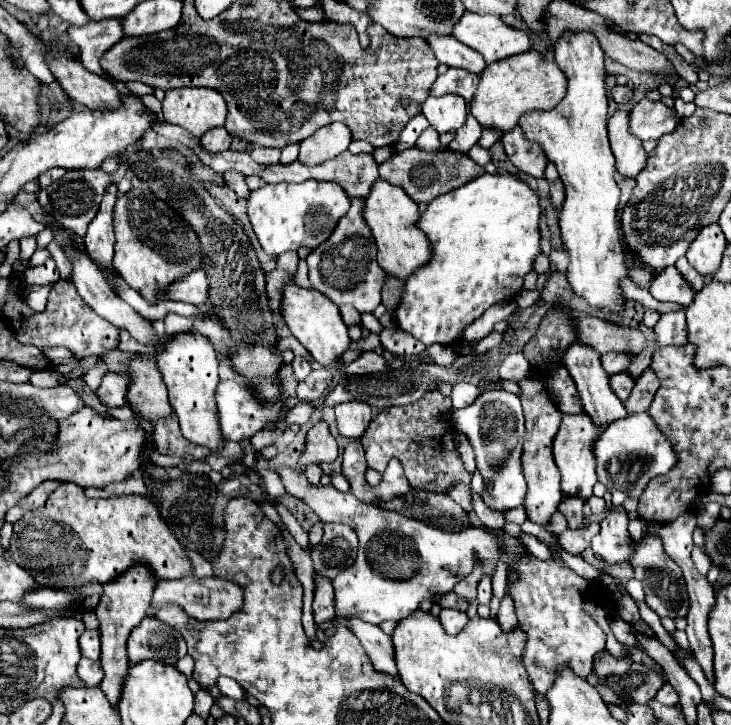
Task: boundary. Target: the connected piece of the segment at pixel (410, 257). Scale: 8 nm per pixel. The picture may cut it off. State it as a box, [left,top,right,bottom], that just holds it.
[365,180,433,282]

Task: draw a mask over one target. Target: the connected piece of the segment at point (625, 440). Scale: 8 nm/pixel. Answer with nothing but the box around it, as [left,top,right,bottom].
[593,412,677,504]

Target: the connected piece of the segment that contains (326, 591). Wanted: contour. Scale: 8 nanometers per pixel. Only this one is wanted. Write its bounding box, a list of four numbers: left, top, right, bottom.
[313,574,335,624]

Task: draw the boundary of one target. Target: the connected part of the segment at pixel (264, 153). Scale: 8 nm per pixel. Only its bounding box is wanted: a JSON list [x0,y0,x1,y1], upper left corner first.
[251,148,281,164]

